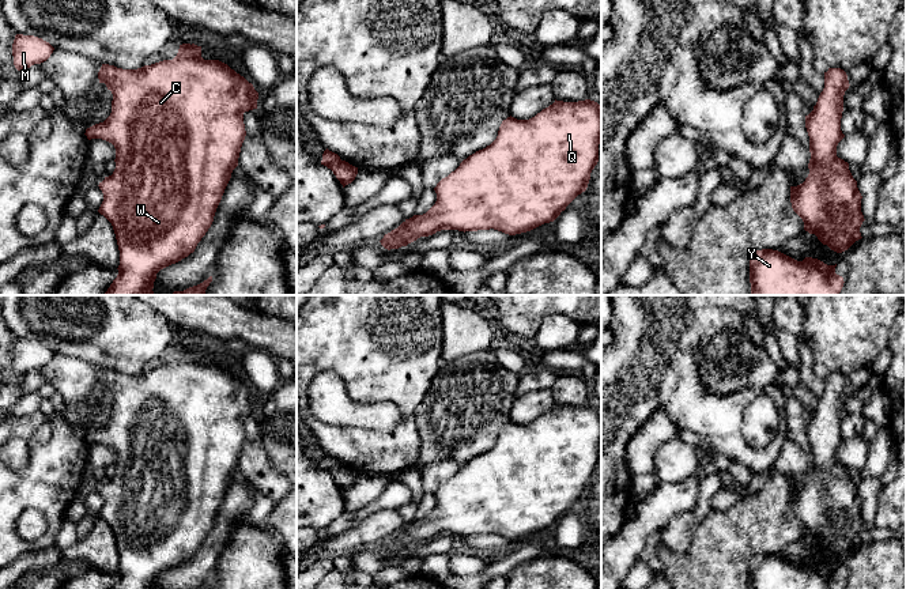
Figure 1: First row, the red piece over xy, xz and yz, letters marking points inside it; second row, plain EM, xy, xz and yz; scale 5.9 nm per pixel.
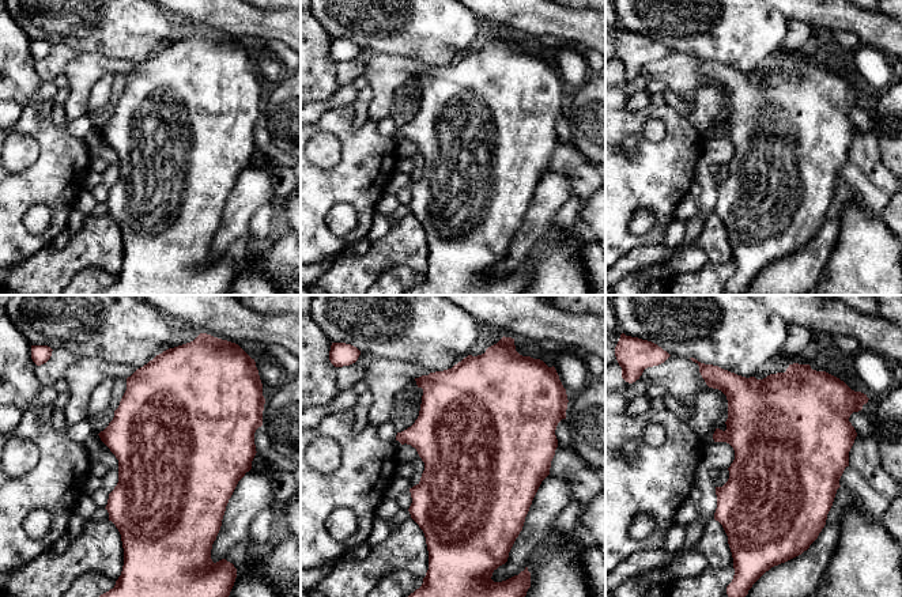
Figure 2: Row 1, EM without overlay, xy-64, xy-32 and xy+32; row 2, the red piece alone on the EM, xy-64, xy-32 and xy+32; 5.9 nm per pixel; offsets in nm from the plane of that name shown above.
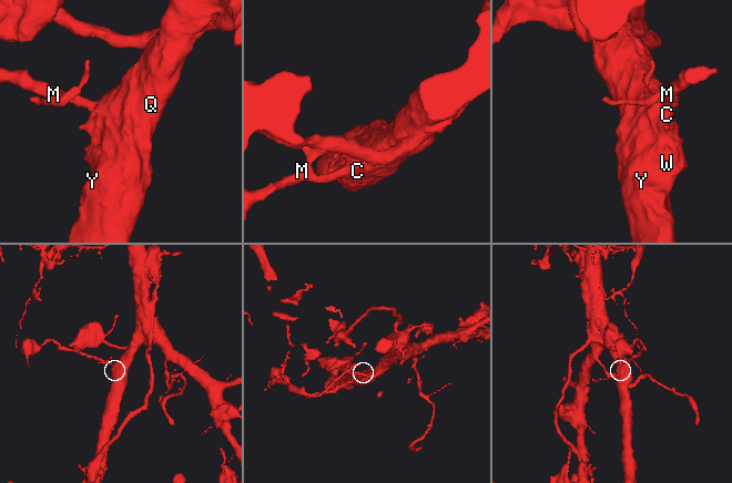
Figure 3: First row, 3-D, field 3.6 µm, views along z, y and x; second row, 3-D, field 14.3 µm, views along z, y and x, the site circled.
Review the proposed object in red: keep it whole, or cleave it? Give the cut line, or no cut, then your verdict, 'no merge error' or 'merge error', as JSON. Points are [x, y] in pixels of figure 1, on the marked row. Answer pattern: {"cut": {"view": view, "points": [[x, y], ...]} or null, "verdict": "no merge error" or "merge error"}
{"cut": null, "verdict": "no merge error"}

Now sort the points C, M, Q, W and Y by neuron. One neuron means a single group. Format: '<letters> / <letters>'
C M Q W Y

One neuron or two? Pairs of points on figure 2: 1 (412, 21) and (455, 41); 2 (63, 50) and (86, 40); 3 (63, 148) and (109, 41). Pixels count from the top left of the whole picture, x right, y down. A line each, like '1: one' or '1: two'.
1: one
2: two
3: two

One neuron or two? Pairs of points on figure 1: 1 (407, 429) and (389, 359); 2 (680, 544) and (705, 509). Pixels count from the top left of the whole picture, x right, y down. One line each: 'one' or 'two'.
1: one
2: one

